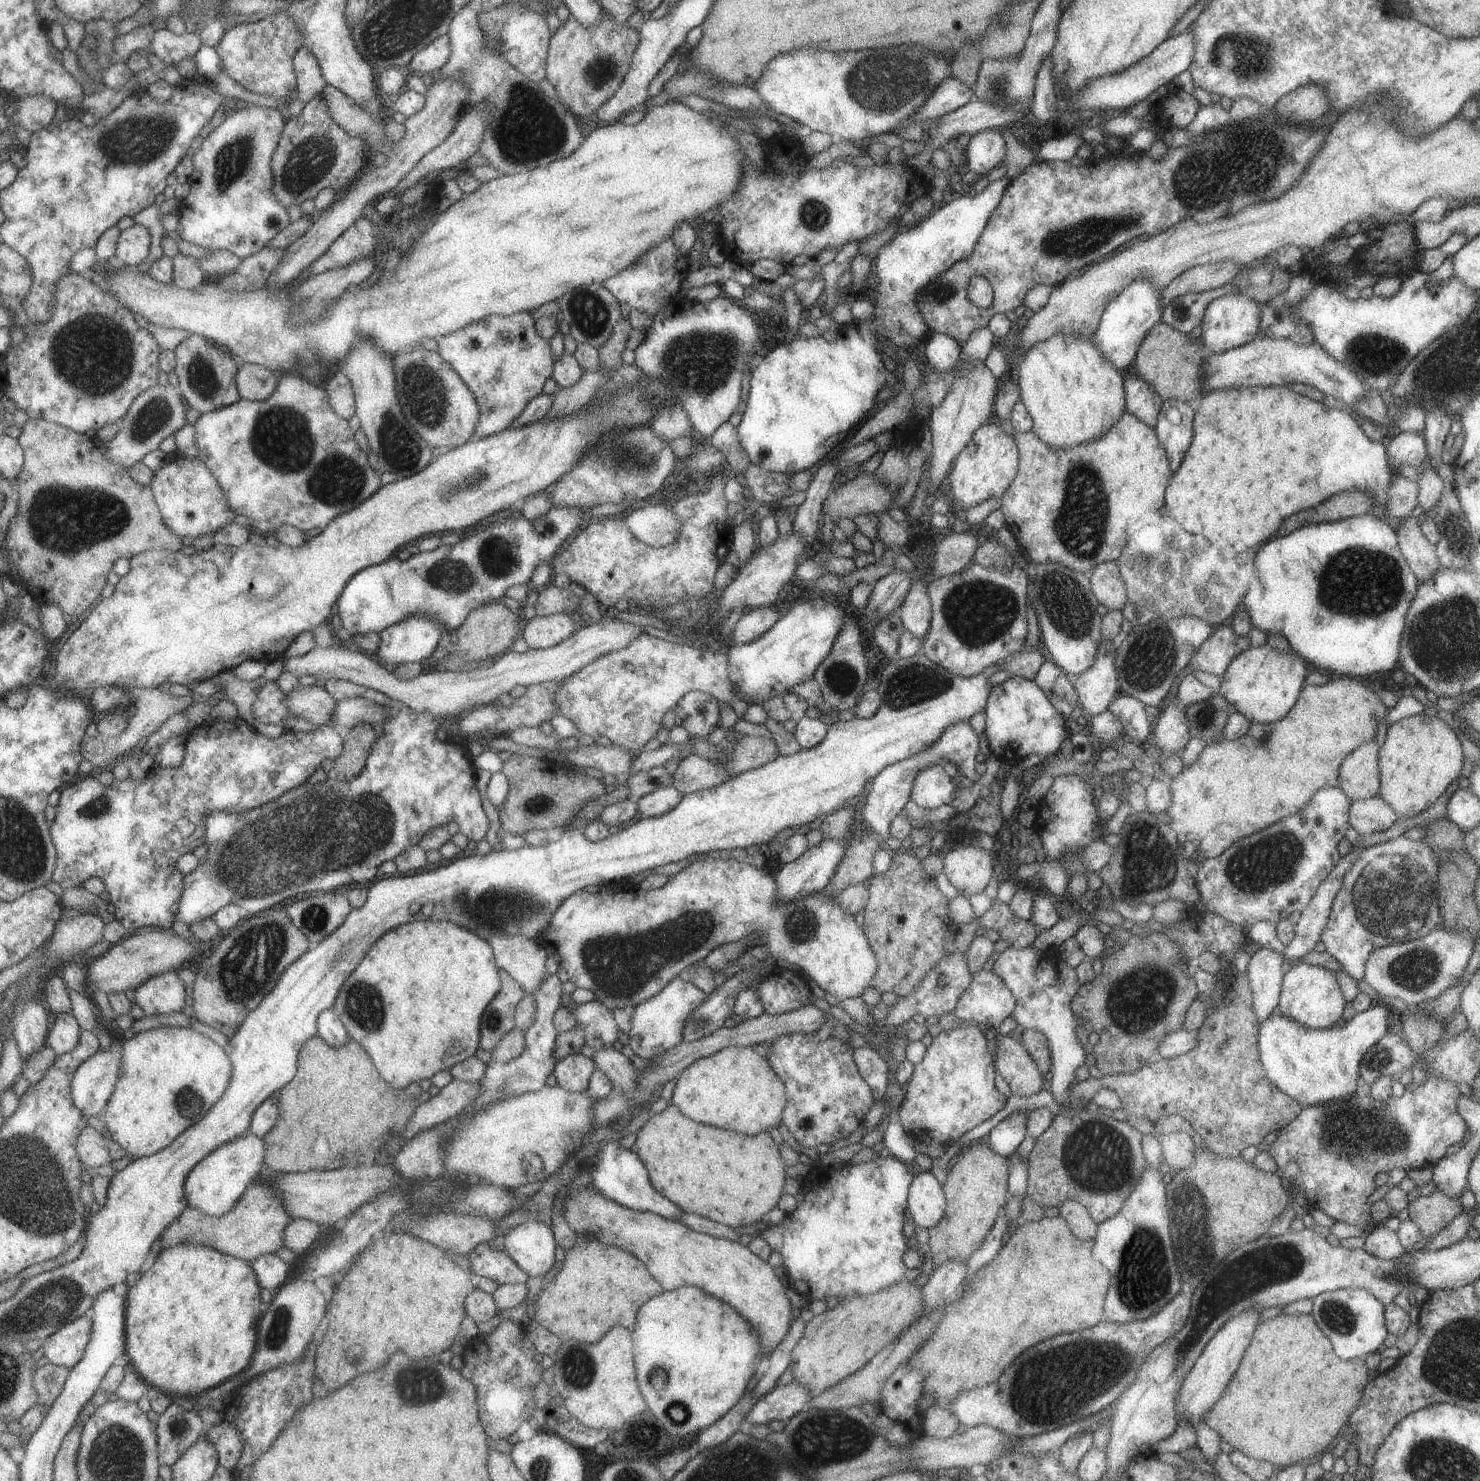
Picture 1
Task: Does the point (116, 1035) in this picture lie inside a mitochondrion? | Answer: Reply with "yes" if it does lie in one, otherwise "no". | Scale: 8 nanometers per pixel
no

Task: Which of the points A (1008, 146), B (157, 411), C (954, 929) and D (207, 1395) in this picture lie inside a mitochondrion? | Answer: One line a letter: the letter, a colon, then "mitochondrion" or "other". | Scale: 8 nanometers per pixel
A: other
B: mitochondrion
C: other
D: other

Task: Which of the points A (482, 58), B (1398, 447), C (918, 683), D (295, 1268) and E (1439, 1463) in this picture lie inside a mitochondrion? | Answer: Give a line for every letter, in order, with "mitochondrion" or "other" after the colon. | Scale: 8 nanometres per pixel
A: other
B: other
C: mitochondrion
D: other
E: mitochondrion

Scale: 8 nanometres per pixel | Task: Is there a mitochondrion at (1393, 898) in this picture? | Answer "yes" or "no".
yes

